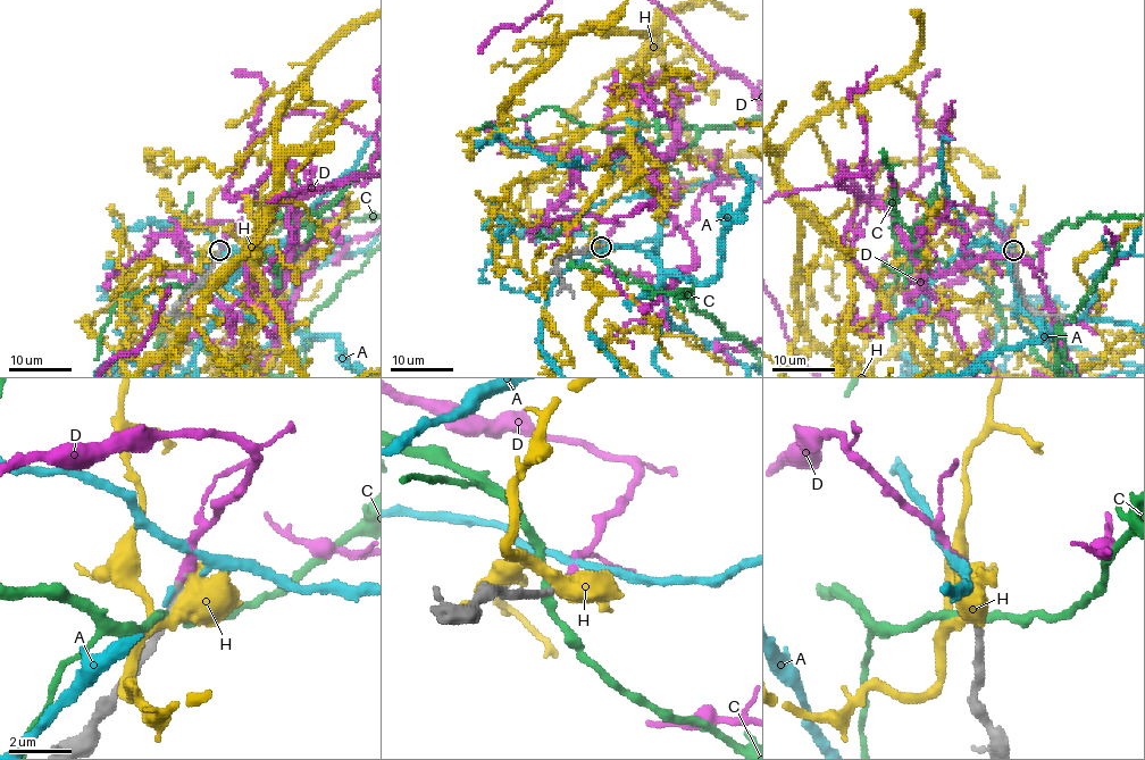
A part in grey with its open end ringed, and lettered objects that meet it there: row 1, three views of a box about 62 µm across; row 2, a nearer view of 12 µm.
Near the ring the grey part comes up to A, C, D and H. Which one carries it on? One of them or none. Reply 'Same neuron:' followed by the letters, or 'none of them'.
Same neuron: D

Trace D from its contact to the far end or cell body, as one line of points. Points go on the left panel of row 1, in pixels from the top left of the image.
D: (219, 251), (232, 224), (180, 234), (244, 316), (334, 185), (220, 189)

